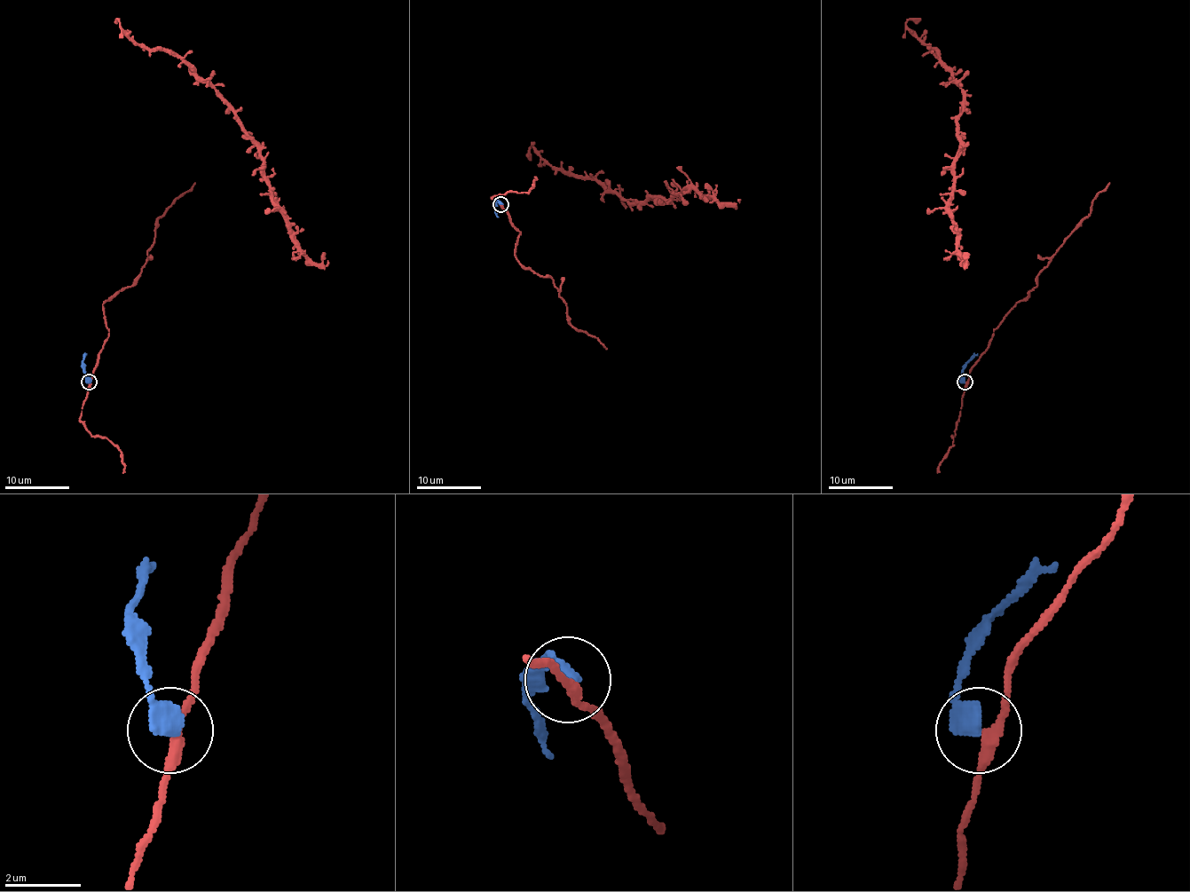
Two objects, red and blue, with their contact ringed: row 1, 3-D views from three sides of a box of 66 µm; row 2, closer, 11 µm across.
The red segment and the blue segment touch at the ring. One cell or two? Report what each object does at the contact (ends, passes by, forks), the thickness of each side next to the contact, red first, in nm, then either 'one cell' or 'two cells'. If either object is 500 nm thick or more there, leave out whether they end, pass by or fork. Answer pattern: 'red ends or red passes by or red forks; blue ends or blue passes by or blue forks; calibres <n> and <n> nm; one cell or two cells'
calibres 240 and 500 nm; two cells

